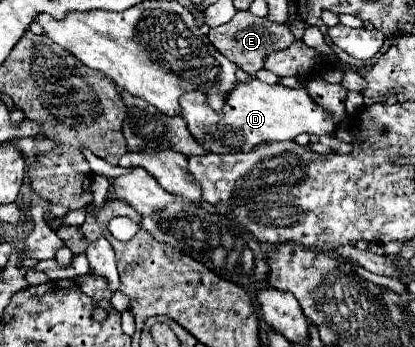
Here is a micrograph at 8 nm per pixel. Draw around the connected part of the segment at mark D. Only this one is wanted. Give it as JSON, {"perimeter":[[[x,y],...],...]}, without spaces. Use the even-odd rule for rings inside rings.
{"perimeter":[[[257,79],[249,83],[237,83],[237,89],[229,93],[225,101],[225,113],[213,113],[209,105],[205,105],[205,97],[201,93],[187,93],[181,99],[183,119],[189,125],[189,131],[201,145],[205,145],[213,153],[237,153],[251,151],[255,145],[265,141],[287,141],[295,139],[301,133],[309,135],[331,135],[337,129],[337,121],[329,111],[319,107],[305,87],[291,89],[283,85],[267,85]]]}

